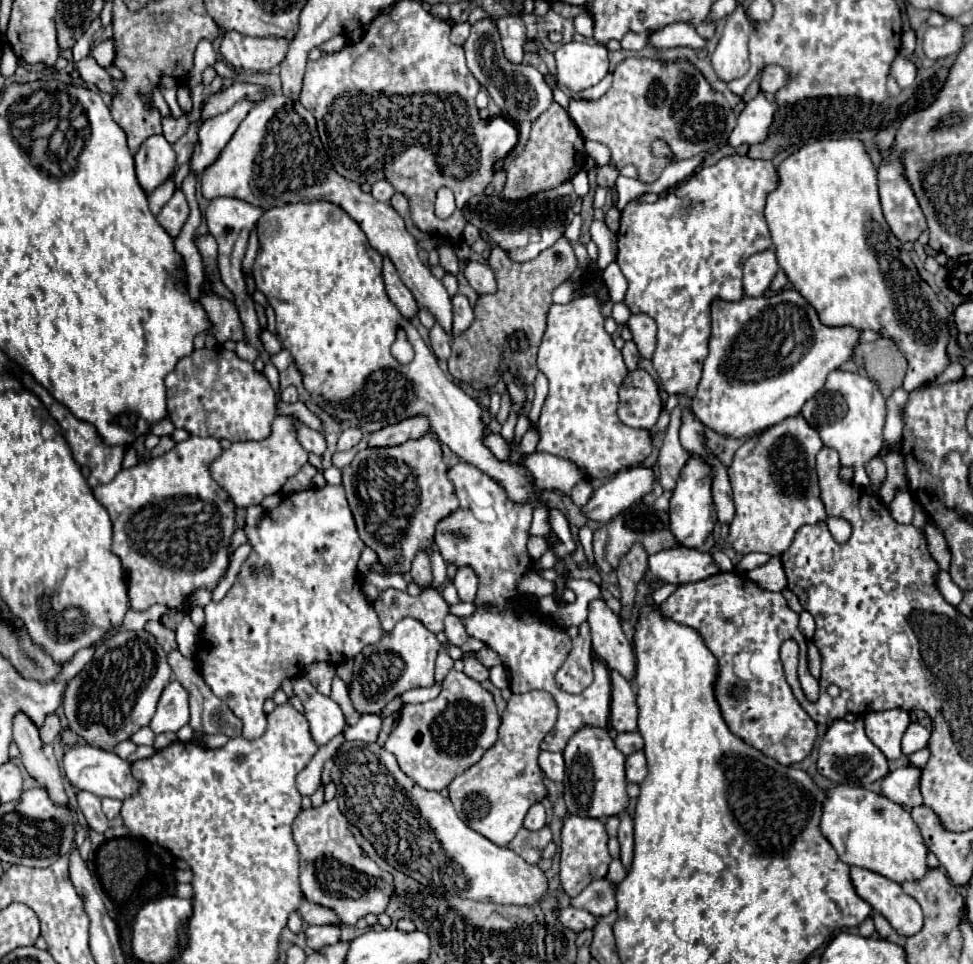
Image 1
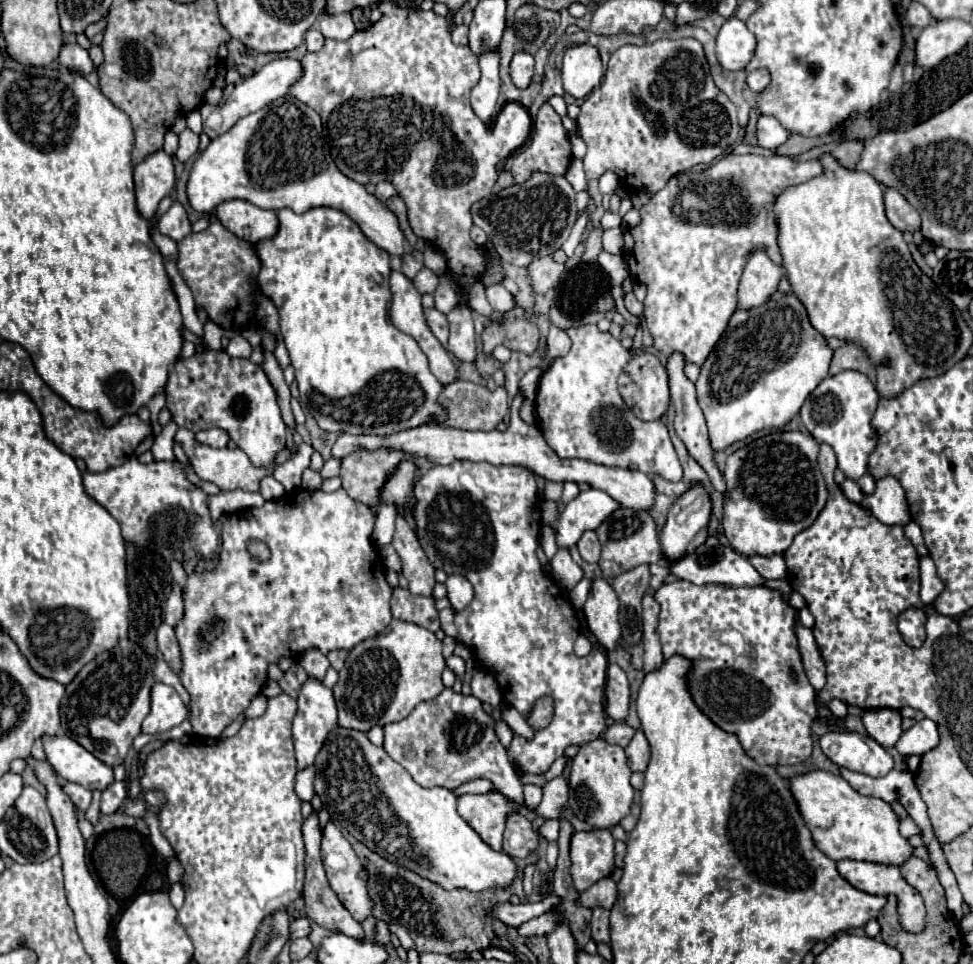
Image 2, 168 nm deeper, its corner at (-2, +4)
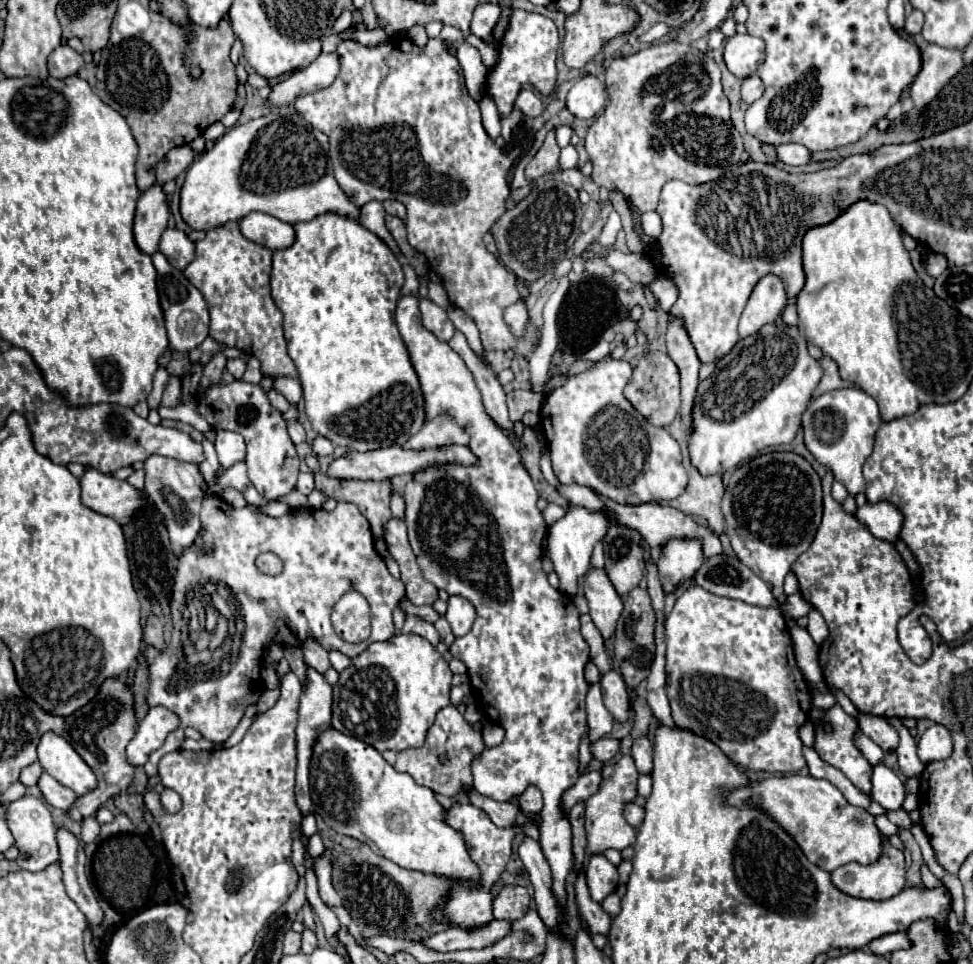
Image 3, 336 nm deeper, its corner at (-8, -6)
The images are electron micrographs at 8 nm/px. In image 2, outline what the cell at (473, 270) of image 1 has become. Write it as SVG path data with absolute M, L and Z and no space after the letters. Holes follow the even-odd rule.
M487 285L485 293L487 293L487 301L495 311L505 313L513 307L513 295L503 285Z

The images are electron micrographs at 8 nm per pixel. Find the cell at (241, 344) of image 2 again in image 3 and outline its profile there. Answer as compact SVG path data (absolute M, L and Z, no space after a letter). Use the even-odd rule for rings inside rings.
M229 359L227 365L225 365L225 369L227 369L235 379L241 379L243 371L247 369L247 365L245 365L245 361L241 361L241 359Z

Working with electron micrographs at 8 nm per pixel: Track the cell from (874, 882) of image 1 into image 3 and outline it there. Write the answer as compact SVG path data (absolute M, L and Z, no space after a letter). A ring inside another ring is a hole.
M883 835L883 851L881 857L869 865L859 865L859 863L847 863L835 871L831 871L831 883L851 895L851 897L859 897L859 899L889 899L893 895L897 895L903 887L905 887L905 857L901 849L895 849L889 839Z

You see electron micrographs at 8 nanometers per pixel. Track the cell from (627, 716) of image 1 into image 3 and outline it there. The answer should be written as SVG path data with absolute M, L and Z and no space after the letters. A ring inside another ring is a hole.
M609 669L605 675L601 675L601 693L603 693L603 703L609 709L609 713L617 721L627 721L629 717L629 693L623 677Z

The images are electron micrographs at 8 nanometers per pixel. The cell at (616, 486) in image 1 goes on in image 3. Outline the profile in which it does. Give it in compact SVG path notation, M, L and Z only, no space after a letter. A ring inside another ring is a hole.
M569 507L567 513L547 529L547 535L543 539L543 551L545 551L545 557L551 559L553 563L553 571L559 577L559 591L563 595L573 597L577 593L577 581L587 573L591 565L589 559L591 559L593 547L597 541L605 537L607 529L609 525L607 521L603 521L603 517L599 517L599 513L587 513L587 509L575 509L575 507Z

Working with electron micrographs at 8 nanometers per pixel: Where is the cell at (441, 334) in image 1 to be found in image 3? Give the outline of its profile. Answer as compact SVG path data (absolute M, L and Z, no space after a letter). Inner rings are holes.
M419 297L419 311L421 311L421 317L423 317L423 327L429 329L437 339L449 341L453 337L455 327L451 323L451 319L447 317L445 309L435 305L427 297Z

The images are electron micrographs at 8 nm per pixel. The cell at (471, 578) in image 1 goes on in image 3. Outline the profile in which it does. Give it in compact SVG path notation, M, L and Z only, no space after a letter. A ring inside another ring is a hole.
M449 597L447 603L447 613L445 619L451 625L451 631L455 637L463 637L465 633L469 633L473 621L475 621L475 607L463 599L463 597Z

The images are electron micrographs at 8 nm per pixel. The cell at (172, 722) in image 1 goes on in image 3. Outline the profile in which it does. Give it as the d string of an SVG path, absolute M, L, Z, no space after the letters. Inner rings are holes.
M149 709L147 717L139 723L137 733L127 745L127 763L133 767L145 765L149 755L163 745L167 733L171 733L175 725L179 725L179 719L169 709Z

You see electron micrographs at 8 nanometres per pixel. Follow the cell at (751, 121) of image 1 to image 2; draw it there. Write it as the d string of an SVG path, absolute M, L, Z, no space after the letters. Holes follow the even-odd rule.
M759 115L757 121L757 141L761 147L775 149L789 137L789 131L771 115Z

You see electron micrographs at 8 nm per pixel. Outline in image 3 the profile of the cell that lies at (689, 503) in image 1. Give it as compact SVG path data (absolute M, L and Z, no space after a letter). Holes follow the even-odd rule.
M671 539L657 561L659 577L665 593L675 591L679 585L683 585L687 579L695 575L695 571L703 565L703 551L701 541L697 539Z

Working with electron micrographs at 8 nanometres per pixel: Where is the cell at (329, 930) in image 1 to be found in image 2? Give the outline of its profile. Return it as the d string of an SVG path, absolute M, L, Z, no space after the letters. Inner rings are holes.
M299 917L291 923L291 939L299 939L299 937L309 937L311 933L311 923L307 917Z

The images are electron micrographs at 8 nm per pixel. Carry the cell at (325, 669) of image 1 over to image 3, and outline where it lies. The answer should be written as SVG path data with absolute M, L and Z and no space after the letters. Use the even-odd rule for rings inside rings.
M313 637L305 639L303 645L301 645L301 649L303 649L303 655L305 655L305 663L309 667L317 669L319 673L325 673L331 667L329 657L327 657L327 651Z

